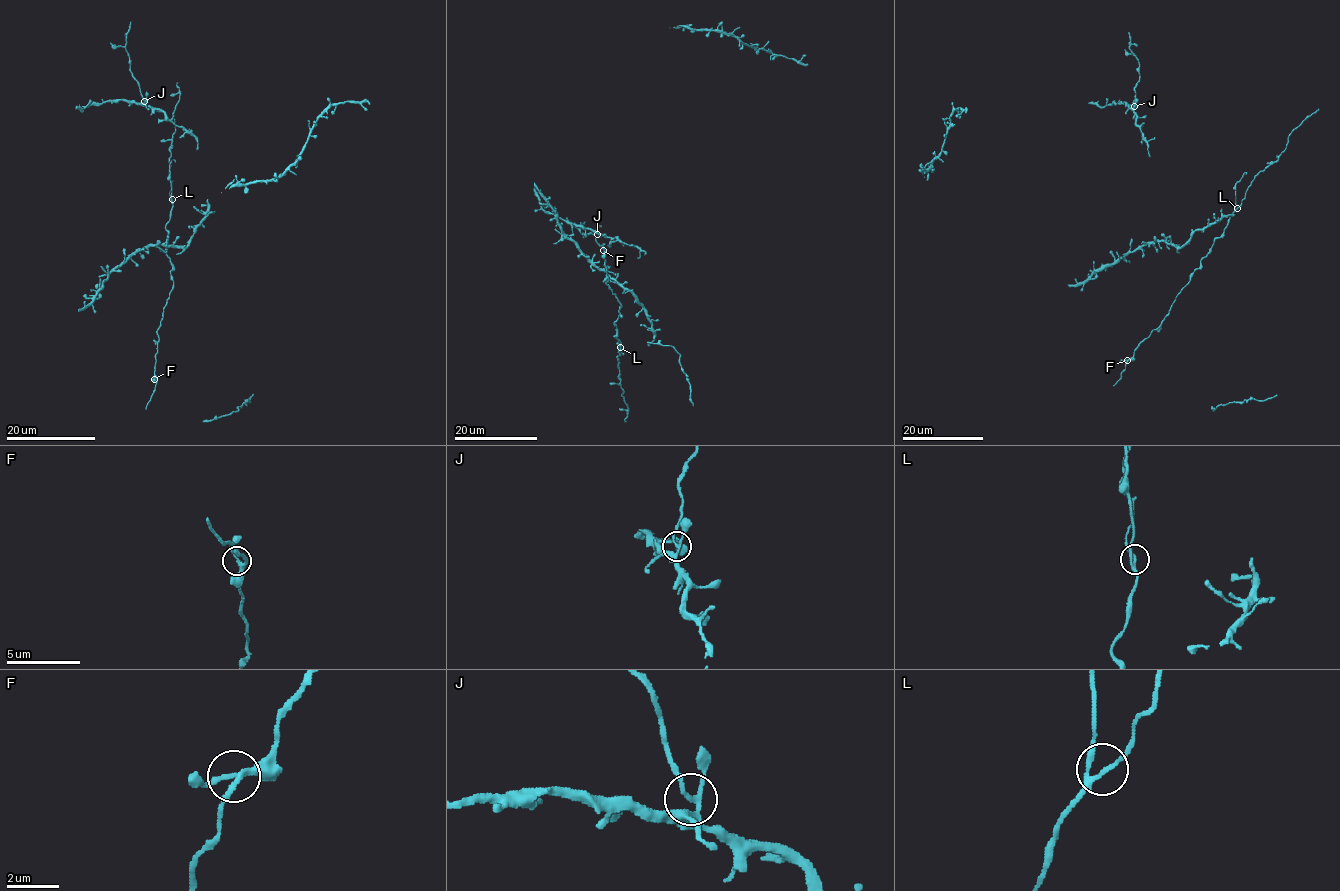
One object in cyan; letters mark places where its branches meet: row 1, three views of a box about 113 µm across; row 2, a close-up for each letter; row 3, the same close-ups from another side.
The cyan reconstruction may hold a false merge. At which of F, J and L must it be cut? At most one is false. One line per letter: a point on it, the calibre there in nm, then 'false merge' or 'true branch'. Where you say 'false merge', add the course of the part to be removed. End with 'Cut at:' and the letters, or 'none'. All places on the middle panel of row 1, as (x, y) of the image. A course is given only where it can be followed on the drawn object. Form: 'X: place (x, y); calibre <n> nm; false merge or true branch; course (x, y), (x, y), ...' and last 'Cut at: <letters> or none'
F: place (603, 250); calibre 180 nm; true branch
J: place (597, 234); calibre 160 nm; false merge; course (597, 233), (583, 237), (580, 231), (585, 222)
L: place (620, 347); calibre 170 nm; true branch
Cut at: J

